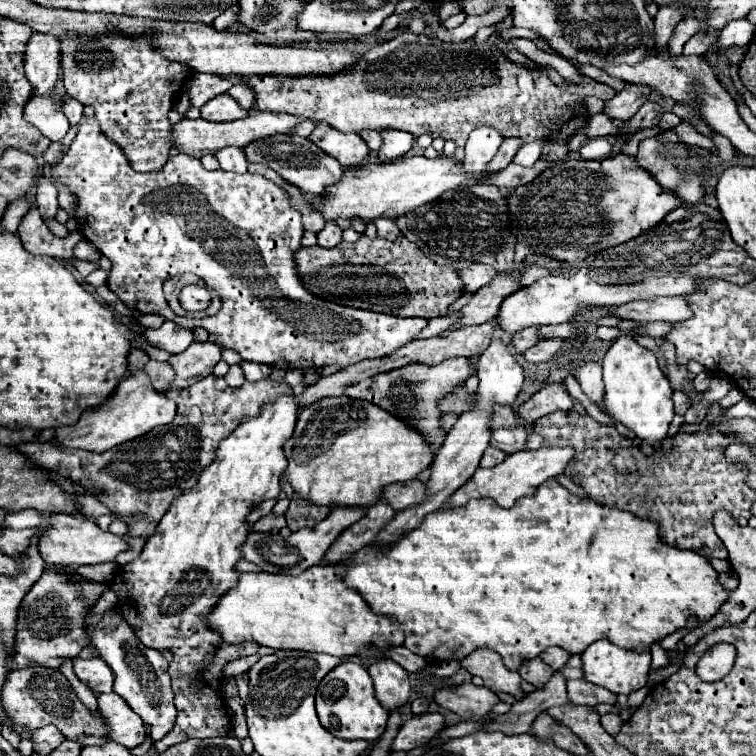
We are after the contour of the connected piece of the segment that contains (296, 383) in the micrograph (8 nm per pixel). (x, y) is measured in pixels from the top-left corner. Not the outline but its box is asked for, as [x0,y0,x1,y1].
[285,369,307,390]

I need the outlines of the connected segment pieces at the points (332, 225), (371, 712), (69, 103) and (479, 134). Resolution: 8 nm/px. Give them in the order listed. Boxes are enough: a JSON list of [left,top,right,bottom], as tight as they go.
[[317,222,343,248],[315,662,389,740],[63,96,83,124],[463,126,503,172]]

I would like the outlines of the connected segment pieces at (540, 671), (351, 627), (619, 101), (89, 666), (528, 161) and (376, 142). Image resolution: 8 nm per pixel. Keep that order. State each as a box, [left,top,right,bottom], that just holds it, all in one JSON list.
[[517,658,553,688],[203,566,403,656],[605,84,653,120],[73,658,113,692],[513,140,549,166],[359,130,383,150]]

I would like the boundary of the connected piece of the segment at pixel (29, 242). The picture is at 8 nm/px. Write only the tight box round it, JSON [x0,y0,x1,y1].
[19,208,83,258]

